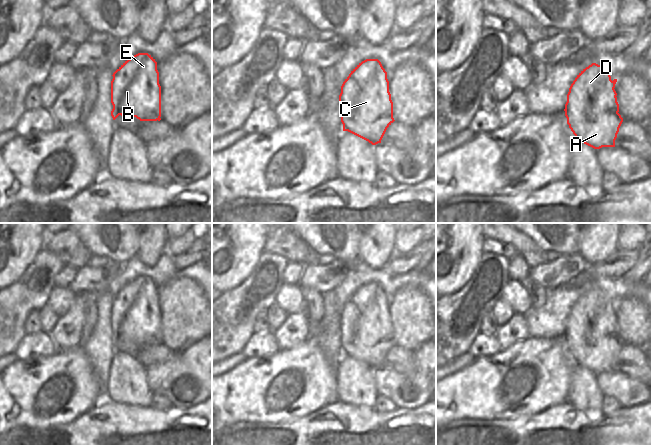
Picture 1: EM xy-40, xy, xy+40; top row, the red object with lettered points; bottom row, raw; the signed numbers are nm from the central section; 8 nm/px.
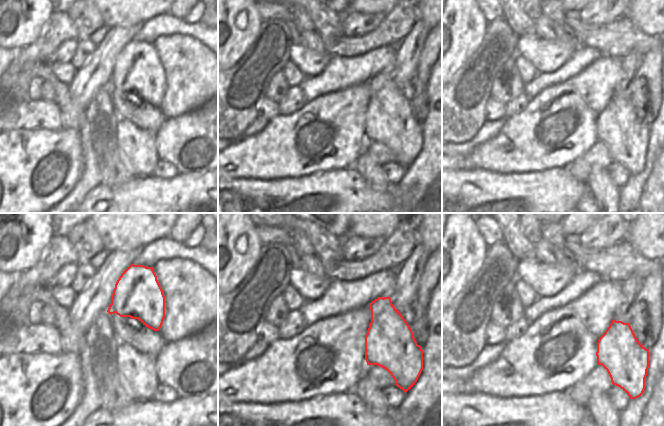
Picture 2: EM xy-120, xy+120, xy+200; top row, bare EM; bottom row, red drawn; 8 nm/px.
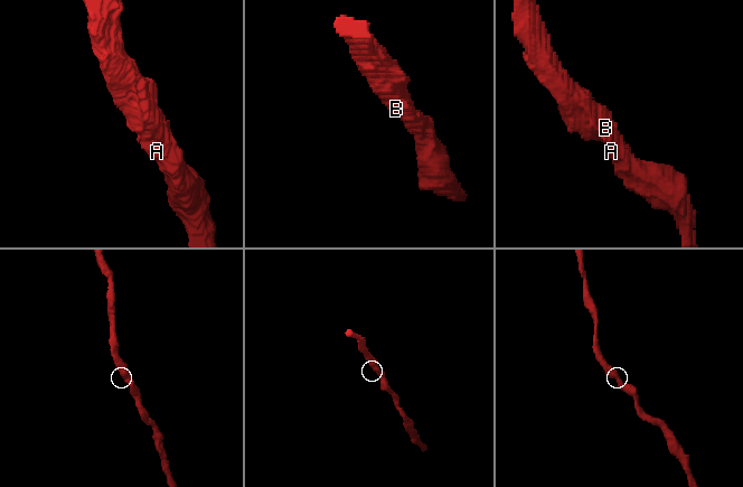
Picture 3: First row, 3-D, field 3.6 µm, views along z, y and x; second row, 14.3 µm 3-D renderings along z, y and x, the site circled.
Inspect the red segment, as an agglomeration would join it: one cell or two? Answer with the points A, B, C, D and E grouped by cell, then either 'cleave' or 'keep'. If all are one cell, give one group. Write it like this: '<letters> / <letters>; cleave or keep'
A B C D E; keep

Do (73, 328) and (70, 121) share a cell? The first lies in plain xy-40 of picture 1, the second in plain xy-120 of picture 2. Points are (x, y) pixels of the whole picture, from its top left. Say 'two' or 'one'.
two

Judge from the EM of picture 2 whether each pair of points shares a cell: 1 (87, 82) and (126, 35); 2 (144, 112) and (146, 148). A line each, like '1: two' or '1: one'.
1: one
2: two

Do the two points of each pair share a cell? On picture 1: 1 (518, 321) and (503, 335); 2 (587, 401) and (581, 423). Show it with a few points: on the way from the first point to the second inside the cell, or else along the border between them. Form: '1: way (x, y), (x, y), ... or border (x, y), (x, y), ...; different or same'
1: way (514, 325), (507, 332); same
2: border (567, 400), (586, 412), (600, 413); different

